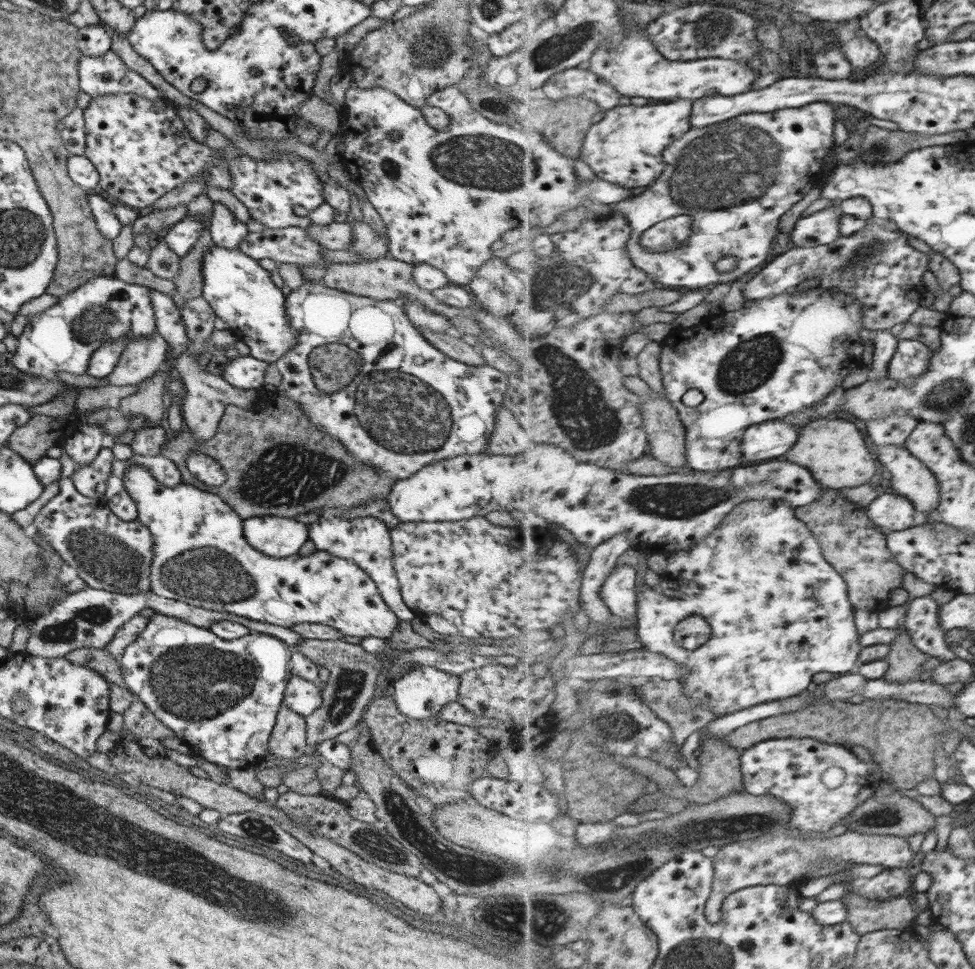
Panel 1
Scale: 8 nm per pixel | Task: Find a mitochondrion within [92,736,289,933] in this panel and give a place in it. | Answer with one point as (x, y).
(259, 829)

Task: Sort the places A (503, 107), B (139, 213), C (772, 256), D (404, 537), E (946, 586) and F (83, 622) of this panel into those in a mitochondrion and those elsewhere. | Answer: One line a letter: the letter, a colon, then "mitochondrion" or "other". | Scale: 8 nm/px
A: mitochondrion
B: other
C: other
D: other
E: other
F: mitochondrion

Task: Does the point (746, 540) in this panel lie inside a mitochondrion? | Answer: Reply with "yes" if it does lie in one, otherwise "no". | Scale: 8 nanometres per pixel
yes

